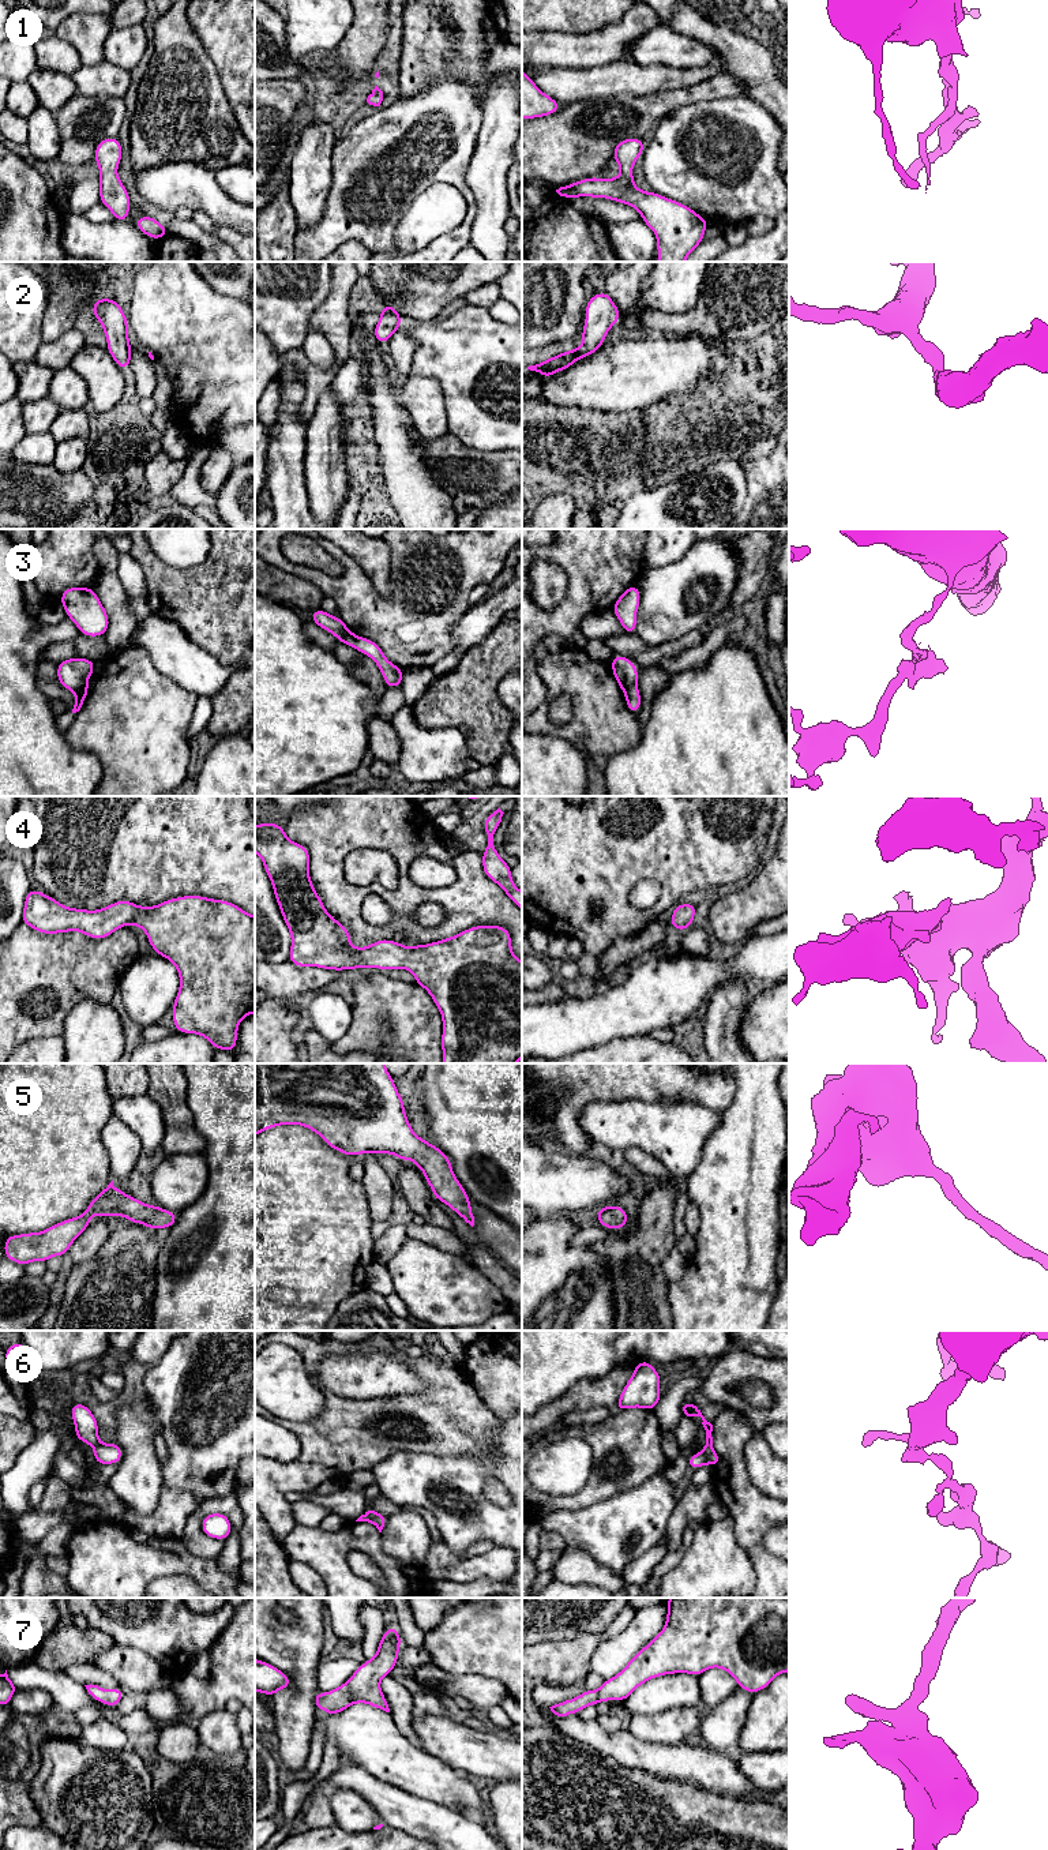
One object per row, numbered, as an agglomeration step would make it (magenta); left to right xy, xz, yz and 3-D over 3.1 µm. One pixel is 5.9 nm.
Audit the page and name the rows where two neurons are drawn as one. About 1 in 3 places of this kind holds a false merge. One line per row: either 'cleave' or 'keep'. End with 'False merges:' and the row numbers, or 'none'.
1: keep
2: keep
3: cleave
4: keep
5: keep
6: keep
7: keep
False merges: 3

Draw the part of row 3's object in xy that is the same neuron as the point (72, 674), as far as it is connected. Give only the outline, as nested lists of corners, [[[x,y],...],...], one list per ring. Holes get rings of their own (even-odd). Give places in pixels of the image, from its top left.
[[[68,658],[57,664],[57,680],[70,691],[78,691],[87,684],[93,675],[95,661],[87,658]]]

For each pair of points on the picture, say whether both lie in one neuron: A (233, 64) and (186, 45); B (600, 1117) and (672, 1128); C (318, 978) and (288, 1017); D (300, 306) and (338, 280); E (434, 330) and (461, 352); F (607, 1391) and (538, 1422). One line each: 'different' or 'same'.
A: different
B: same
C: different
D: different
E: same
F: same

